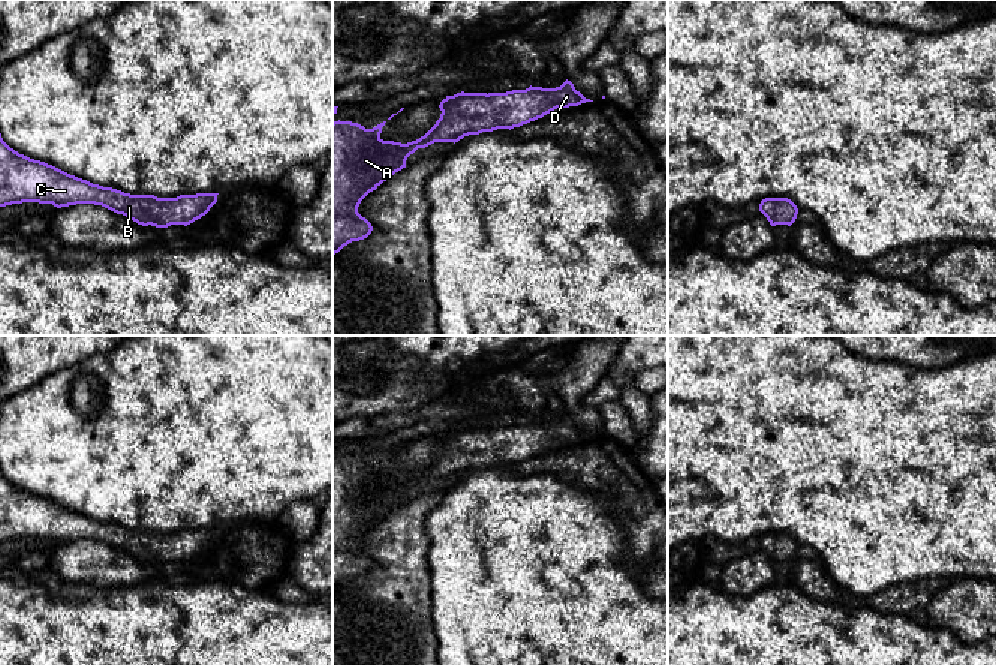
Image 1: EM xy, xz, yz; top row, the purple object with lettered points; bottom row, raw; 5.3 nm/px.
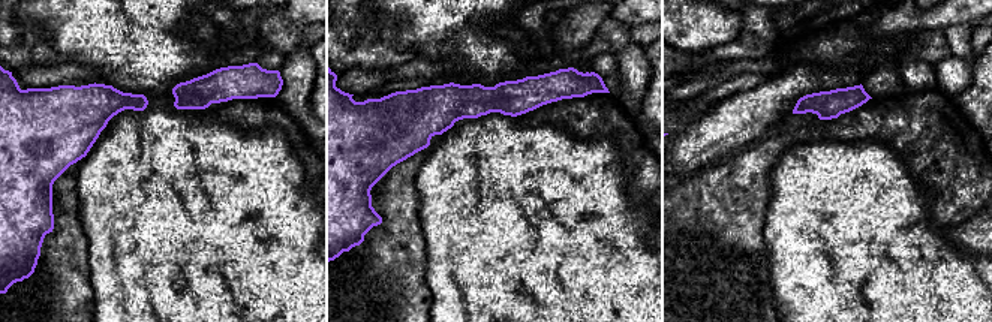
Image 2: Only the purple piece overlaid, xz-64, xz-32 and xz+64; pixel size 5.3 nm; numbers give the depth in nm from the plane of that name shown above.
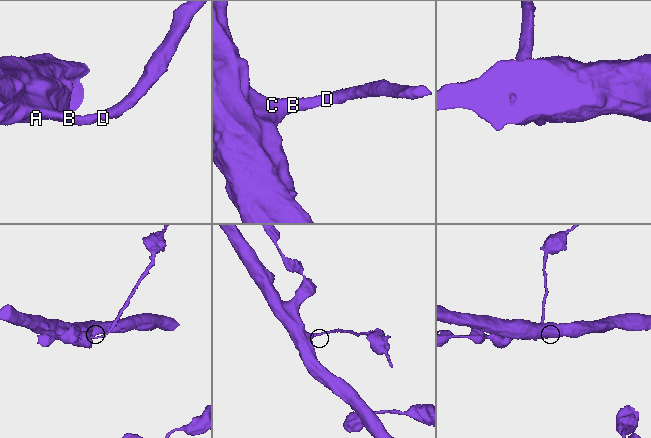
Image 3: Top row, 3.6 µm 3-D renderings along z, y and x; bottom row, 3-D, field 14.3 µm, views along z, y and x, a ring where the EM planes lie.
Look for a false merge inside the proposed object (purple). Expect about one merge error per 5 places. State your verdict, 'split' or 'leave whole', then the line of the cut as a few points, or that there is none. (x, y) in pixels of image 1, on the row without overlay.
leave whole; cut none

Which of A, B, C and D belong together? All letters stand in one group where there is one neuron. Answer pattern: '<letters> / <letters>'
A B C D

